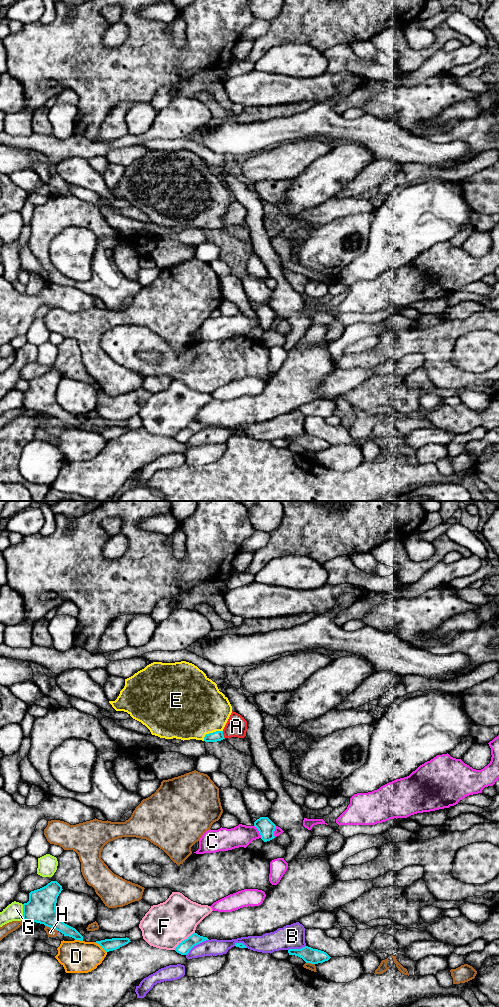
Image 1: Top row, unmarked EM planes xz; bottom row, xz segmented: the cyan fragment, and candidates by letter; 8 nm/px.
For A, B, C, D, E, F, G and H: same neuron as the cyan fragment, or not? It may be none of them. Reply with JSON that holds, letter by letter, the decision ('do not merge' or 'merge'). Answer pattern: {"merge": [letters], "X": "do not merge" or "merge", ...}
{"merge": ["E"], "A": "do not merge", "B": "do not merge", "C": "do not merge", "D": "do not merge", "E": "merge", "F": "do not merge", "G": "do not merge", "H": "do not merge"}

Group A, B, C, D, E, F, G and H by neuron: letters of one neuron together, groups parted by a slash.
A / B / C / D / E / F / G / H

